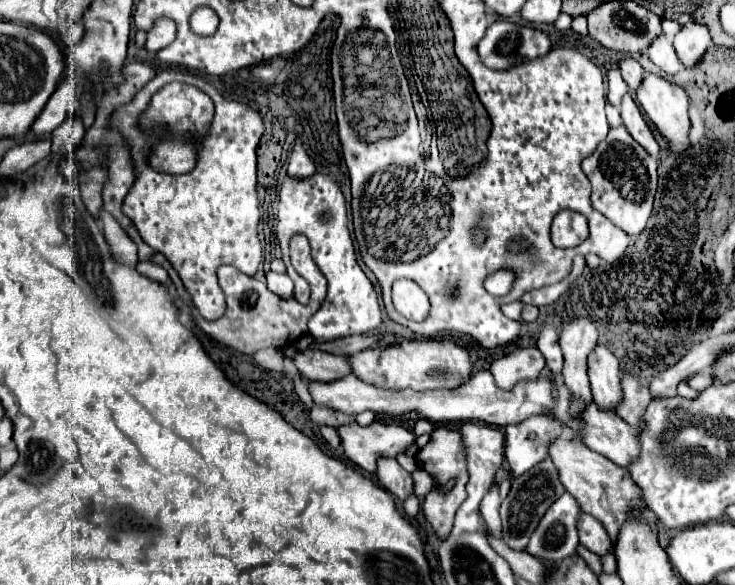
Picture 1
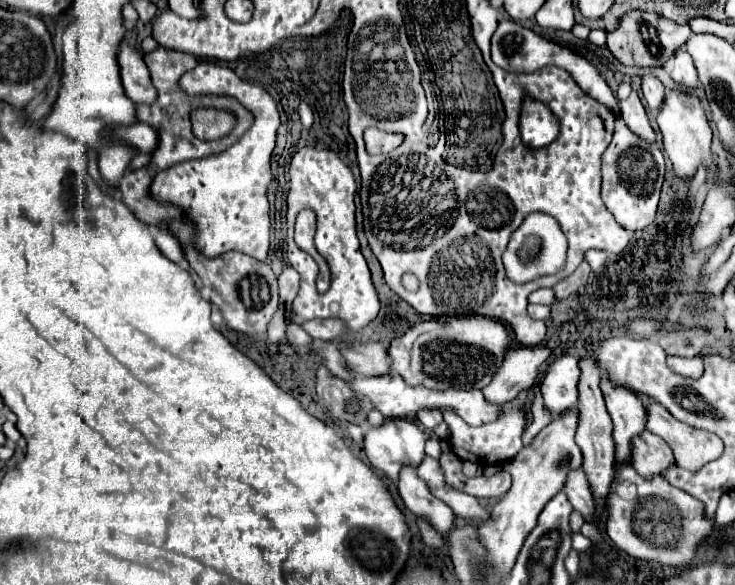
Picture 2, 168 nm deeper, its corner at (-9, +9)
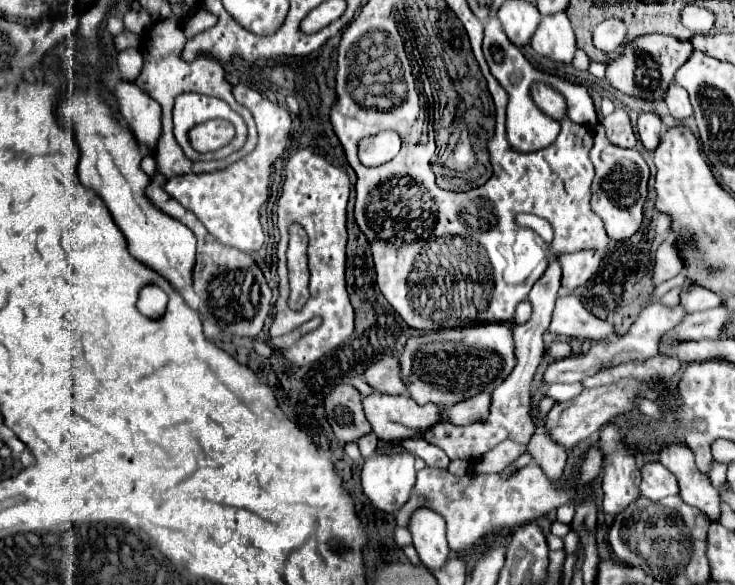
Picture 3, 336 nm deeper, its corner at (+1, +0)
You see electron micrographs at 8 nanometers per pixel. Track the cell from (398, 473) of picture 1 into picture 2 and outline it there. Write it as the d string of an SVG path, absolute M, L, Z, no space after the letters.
M405 467L399 475L399 497L403 499L405 507L427 521L439 535L447 535L455 527L455 513L449 505L439 501L431 495L427 485L417 477L417 469Z

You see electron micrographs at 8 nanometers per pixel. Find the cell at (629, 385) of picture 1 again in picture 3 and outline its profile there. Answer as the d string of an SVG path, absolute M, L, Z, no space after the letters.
M667 442L659 450L659 462L669 468L679 482L679 496L689 506L709 518L719 518L719 492L697 470L695 452L685 442Z

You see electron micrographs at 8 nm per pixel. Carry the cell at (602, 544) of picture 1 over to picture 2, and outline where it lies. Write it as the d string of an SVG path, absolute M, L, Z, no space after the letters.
M575 469L569 473L567 481L565 481L565 487L563 487L569 503L573 505L573 509L577 509L583 519L589 523L593 521L593 513L595 513L595 501L593 501L593 495L591 495L591 489L589 489L589 483L587 483L587 477L581 469Z

